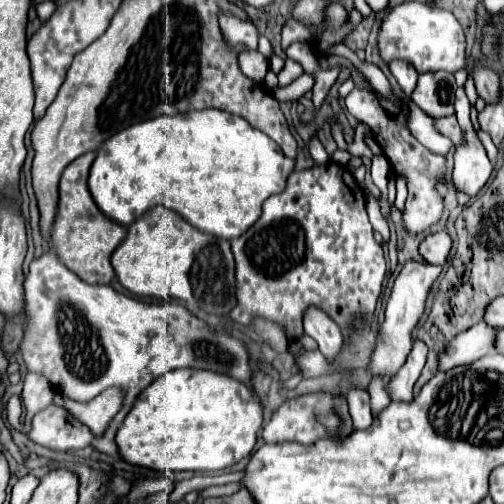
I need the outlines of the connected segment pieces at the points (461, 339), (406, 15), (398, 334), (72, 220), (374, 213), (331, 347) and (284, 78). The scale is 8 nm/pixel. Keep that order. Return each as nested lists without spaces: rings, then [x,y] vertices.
[[[478,323],[456,335],[446,345],[446,351],[438,355],[438,371],[448,371],[458,365],[468,365],[488,353],[494,353],[494,333],[496,329],[488,327],[486,323]]]
[[[404,1],[392,7],[378,29],[380,57],[390,63],[402,59],[410,63],[418,73],[426,71],[458,71],[466,65],[466,39],[464,29],[450,11],[428,7],[418,1]]]
[[[408,261],[404,265],[404,269],[400,271],[400,275],[394,281],[390,299],[386,303],[386,313],[384,313],[384,321],[378,327],[378,339],[376,339],[376,347],[370,355],[370,365],[368,371],[372,373],[372,377],[380,375],[386,381],[392,379],[392,375],[402,367],[402,363],[406,361],[410,349],[412,349],[412,329],[418,325],[418,319],[424,313],[424,303],[426,303],[426,295],[434,283],[434,279],[440,275],[440,267],[432,267],[424,261]]]
[[[94,153],[80,155],[74,159],[62,173],[60,185],[58,185],[58,213],[52,225],[50,243],[58,259],[74,271],[82,281],[86,283],[98,283],[106,285],[114,279],[114,269],[110,265],[110,253],[122,243],[126,237],[126,229],[114,221],[110,221],[94,203],[90,191],[88,191],[88,171],[92,165]]]
[[[371,194],[367,196],[366,210],[373,229],[381,233],[384,241],[389,241],[389,226],[381,214],[379,201]]]
[[[308,307],[306,317],[302,317],[302,323],[304,323],[304,333],[318,343],[324,357],[332,359],[340,351],[344,341],[342,331],[334,323],[334,319],[330,319],[322,309]]]
[[[286,59],[284,69],[278,73],[278,81],[280,81],[280,87],[286,87],[290,85],[296,77],[302,75],[302,65],[292,61],[292,59]]]

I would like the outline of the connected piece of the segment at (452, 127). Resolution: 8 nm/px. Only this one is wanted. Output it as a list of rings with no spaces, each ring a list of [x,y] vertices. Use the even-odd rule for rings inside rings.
[[[456,115],[438,117],[438,119],[434,119],[434,125],[436,125],[436,129],[438,129],[444,137],[452,139],[454,145],[458,145],[458,143],[462,141],[462,131],[460,131],[460,125],[458,125],[458,121],[456,121]]]

